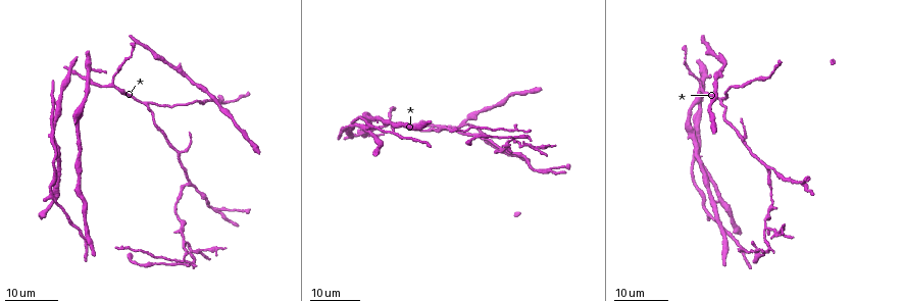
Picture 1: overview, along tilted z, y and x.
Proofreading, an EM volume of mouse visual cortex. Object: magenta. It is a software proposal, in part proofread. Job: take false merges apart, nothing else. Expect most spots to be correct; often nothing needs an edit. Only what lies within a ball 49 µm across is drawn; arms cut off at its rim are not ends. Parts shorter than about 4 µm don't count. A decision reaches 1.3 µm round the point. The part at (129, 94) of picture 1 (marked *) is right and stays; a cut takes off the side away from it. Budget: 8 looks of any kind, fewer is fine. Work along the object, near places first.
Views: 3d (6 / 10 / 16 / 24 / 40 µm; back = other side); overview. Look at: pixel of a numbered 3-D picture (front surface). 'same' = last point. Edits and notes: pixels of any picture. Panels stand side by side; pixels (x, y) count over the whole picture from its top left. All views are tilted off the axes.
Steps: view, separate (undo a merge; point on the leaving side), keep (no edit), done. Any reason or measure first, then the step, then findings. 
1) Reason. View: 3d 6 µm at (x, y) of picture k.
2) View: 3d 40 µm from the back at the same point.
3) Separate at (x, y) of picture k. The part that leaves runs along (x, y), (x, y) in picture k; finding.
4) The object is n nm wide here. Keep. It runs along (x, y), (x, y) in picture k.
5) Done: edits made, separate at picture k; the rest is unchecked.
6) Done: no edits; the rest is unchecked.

Arms part here. View: 3d 24 µm at (113, 83) of picture 1.

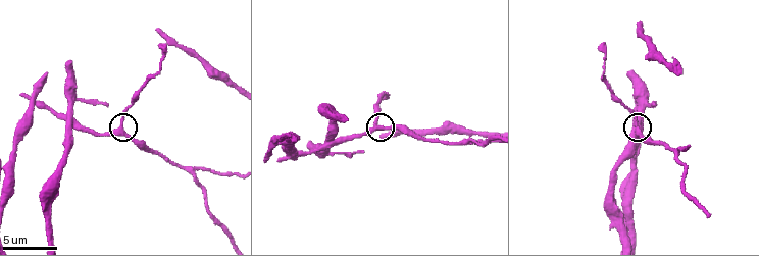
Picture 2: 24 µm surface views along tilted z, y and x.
View: 3d 6 µm at (635, 129) of picture 2.

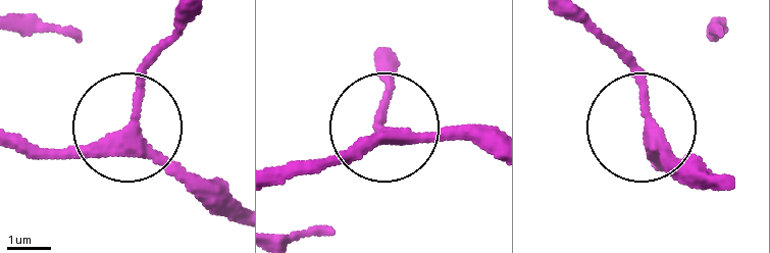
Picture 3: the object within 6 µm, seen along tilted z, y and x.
The object is 260 nm wide here. Keep. It runs along (237, 218), (133, 142), (138, 73), (157, 41) in picture 3; all the same neuron.

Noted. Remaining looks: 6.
A fork. View: 3d 16 µm at (467, 139) of picture 2.

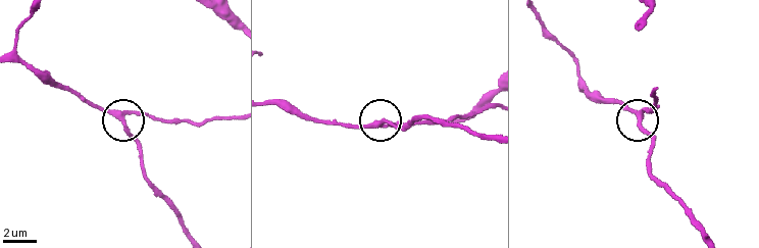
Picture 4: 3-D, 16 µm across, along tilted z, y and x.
The side arm is 38 µm long; 3 arms meet here. Keep. Continuous, no second neuron.

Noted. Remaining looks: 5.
Branch point. View: 3d 24 µm at (768, 170) of picture 1.

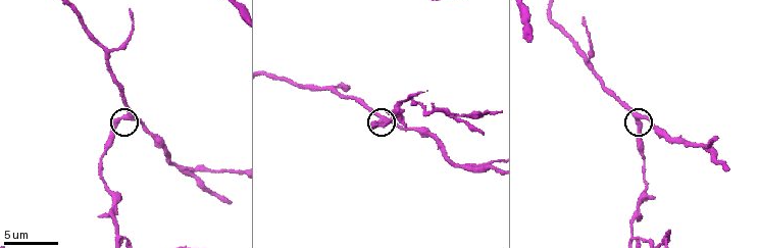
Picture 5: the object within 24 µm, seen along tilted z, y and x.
Closer look. View: 3d 6 µm at (125, 116) of picture 5.

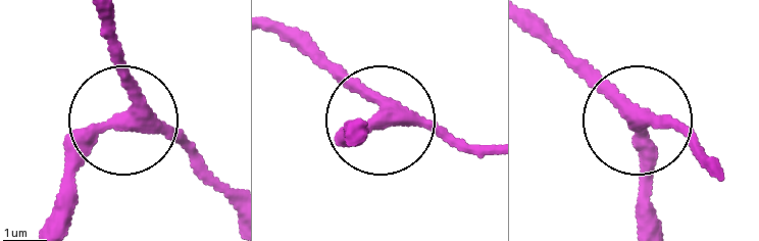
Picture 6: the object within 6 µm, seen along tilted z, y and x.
The object is 300 nm wide here. Keep. It runs along (528, 30), (640, 117), (662, 116), (696, 139) in picture 6; all the same neuron.

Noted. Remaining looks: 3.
Three arms meet. View: 3d 6 µm at (411, 98) of picture 5.

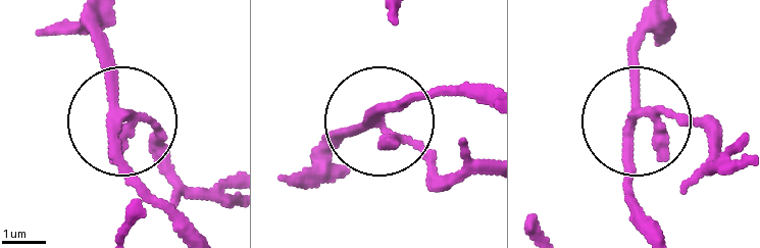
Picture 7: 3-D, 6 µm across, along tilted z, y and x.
3 arms meet here. Separate at (166, 139) of picture 7. The part that leaves runs along (124, 117), (154, 130), (179, 203) in picture 7; two neurons meet here.

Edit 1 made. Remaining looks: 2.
Done: edits made, separate at picture 7; the rest is unchecked.

